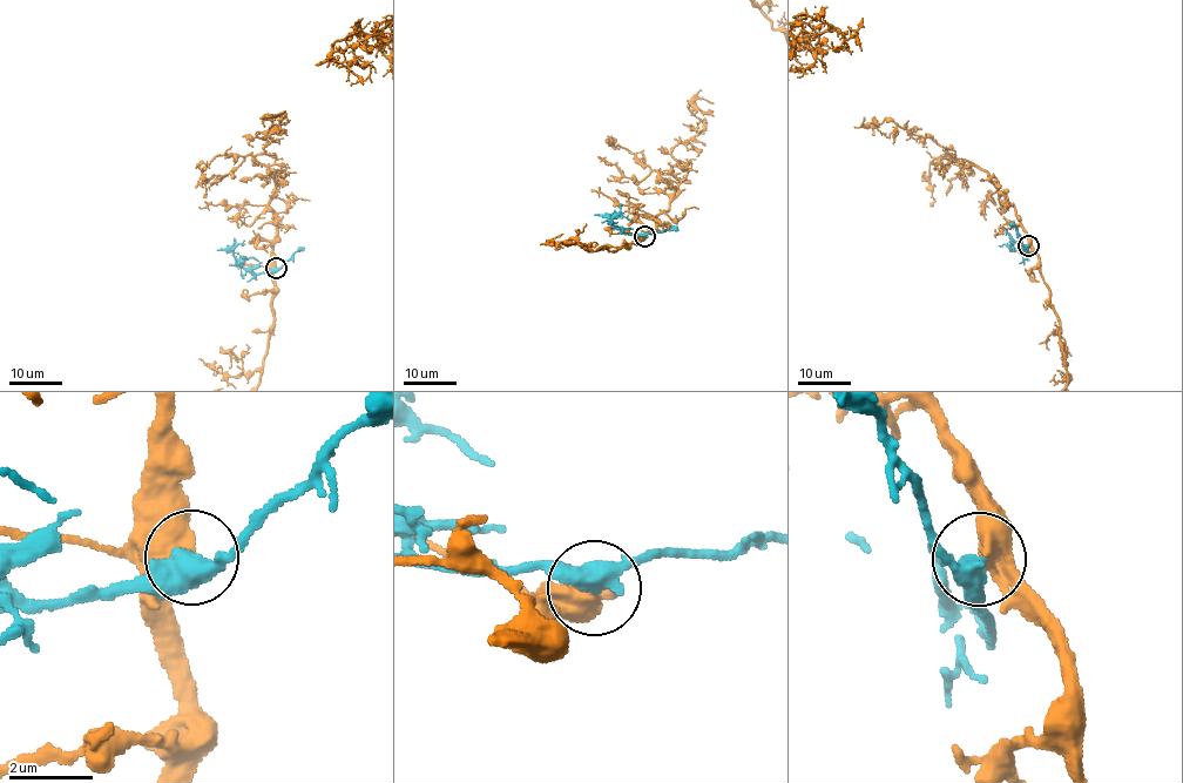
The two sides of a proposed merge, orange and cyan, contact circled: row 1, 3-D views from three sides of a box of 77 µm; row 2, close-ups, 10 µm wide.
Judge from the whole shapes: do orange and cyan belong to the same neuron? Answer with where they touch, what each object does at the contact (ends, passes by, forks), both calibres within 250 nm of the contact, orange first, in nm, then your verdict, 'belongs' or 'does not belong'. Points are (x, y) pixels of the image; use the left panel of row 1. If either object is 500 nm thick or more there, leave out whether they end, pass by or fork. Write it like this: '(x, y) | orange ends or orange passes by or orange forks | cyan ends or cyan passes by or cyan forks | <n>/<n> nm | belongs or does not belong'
(276, 268) | 550/480 nm | belongs

